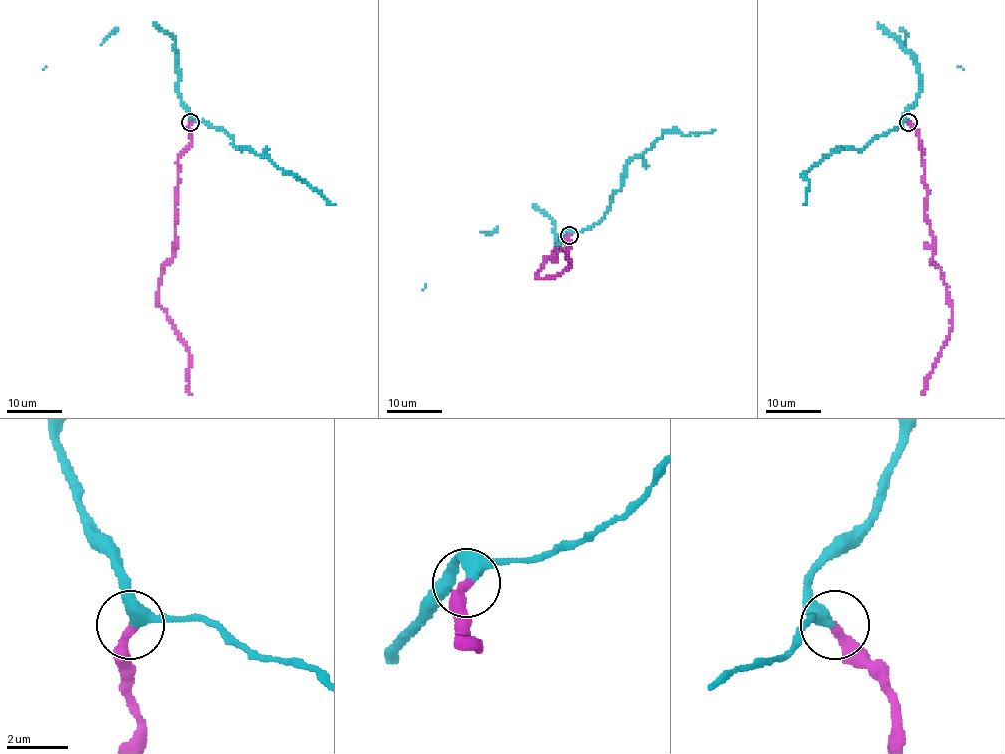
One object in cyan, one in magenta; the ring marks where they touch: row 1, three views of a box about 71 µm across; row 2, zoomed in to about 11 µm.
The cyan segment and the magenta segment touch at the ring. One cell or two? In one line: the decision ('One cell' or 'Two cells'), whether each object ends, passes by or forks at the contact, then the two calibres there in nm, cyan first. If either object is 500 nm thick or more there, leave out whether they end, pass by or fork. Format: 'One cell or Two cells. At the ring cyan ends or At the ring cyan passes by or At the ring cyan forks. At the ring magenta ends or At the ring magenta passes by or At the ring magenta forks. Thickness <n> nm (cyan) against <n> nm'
One cell. At the ring cyan passes by. At the ring magenta ends. Thickness 320 nm (cyan) against 320 nm

